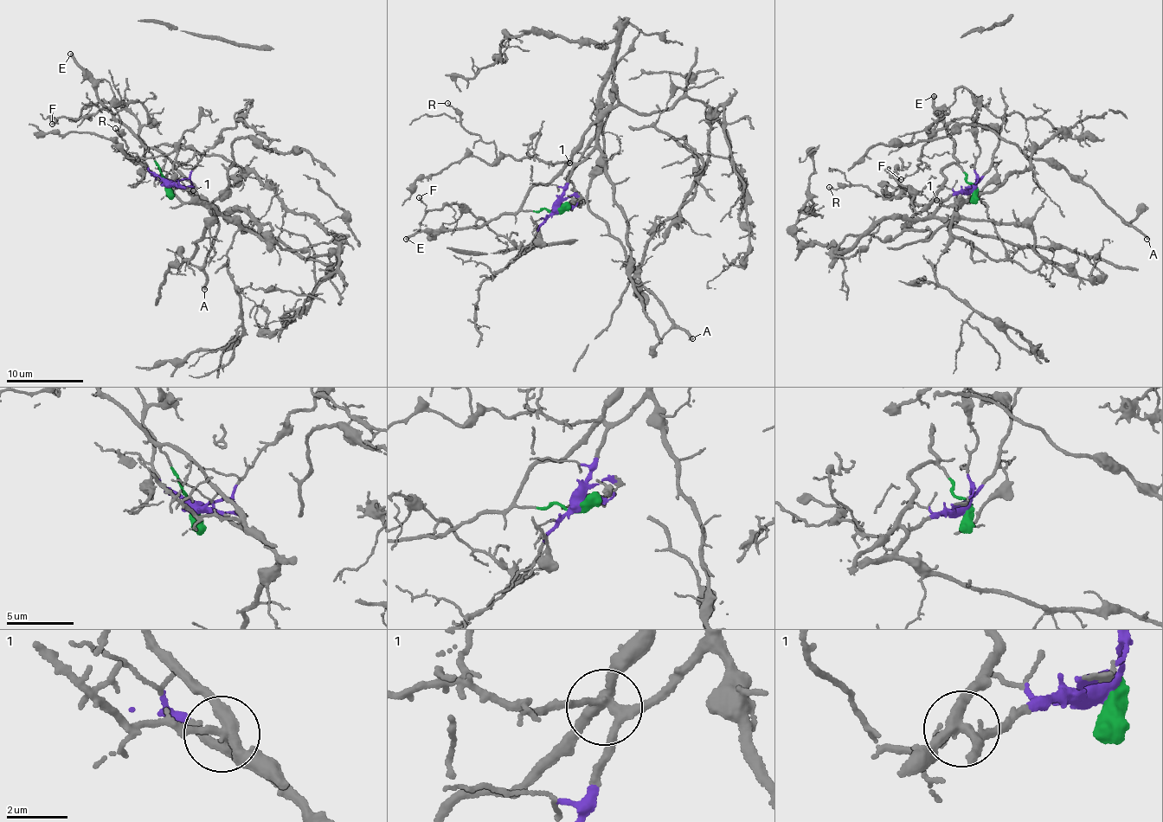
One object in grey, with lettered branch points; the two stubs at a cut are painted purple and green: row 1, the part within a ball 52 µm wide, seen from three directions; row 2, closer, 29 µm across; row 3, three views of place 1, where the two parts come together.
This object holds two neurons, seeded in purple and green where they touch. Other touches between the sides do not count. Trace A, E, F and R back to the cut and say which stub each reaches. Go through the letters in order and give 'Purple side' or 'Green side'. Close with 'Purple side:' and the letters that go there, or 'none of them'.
A: Purple side
E: Green side
F: Purple side
R: Purple side
Purple side: A, F, R

